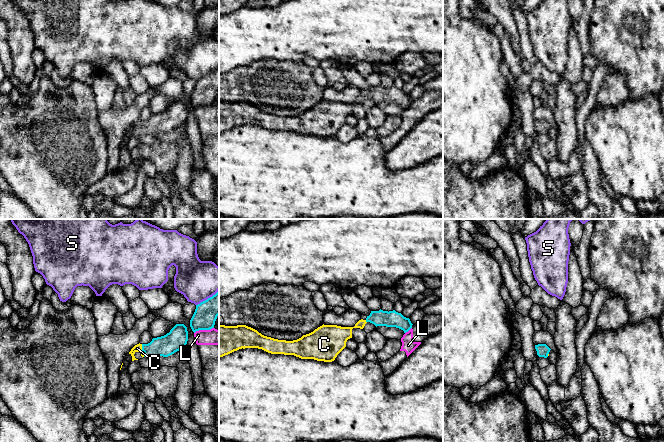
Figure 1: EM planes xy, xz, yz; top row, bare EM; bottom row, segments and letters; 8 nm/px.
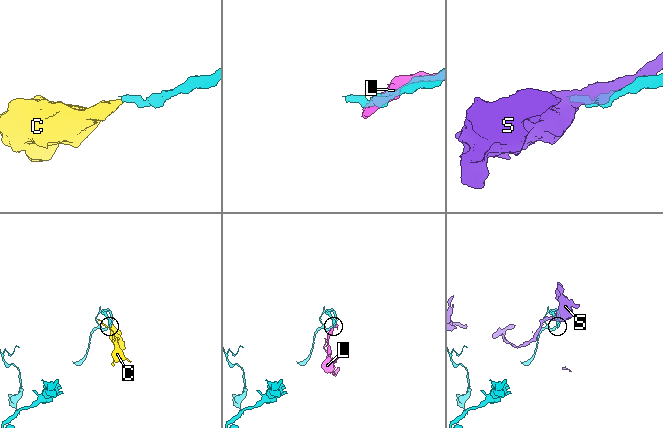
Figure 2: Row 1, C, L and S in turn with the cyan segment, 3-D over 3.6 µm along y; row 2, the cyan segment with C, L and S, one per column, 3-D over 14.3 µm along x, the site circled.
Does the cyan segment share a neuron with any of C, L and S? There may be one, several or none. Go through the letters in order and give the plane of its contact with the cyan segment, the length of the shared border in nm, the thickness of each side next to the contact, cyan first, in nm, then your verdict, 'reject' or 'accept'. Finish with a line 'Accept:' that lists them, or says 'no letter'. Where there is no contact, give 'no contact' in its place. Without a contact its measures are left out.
C: xy | 110 nm | 170/60 nm | accept
L: xz | 80 nm | 130/110 nm | reject
S: xy | 220 nm | 190/320 nm | reject
Accept: C

